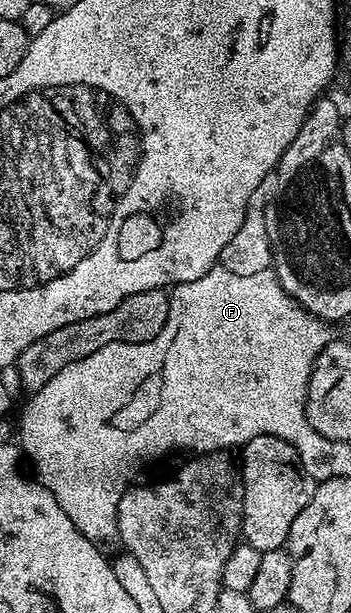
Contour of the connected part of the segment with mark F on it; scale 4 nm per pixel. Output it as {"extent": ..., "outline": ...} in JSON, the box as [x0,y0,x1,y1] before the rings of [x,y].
{"extent":[20,266,335,546],"outline":[[[214,266],[207,274],[203,274],[203,278],[195,278],[195,282],[183,282],[169,292],[167,322],[163,322],[163,330],[159,330],[155,338],[138,344],[111,342],[111,346],[103,346],[103,350],[95,350],[95,354],[87,354],[87,358],[79,358],[79,362],[63,366],[63,370],[59,370],[59,374],[55,374],[55,378],[51,378],[47,386],[32,393],[21,412],[20,451],[27,457],[28,463],[29,460],[33,463],[33,468],[37,471],[36,479],[44,488],[51,490],[55,502],[63,506],[63,514],[67,514],[71,522],[75,522],[75,530],[79,530],[79,534],[83,534],[94,544],[105,546],[109,539],[117,536],[117,511],[121,496],[126,488],[130,487],[134,479],[132,476],[144,464],[149,464],[152,460],[175,451],[176,448],[186,448],[189,454],[208,454],[222,450],[237,450],[247,442],[251,442],[251,438],[267,436],[267,430],[273,428],[273,384],[309,382],[315,358],[319,358],[323,346],[327,346],[335,339],[335,332],[329,328],[332,328],[330,321],[312,316],[306,308],[293,301],[272,271],[244,276],[231,274],[231,270]]]}

